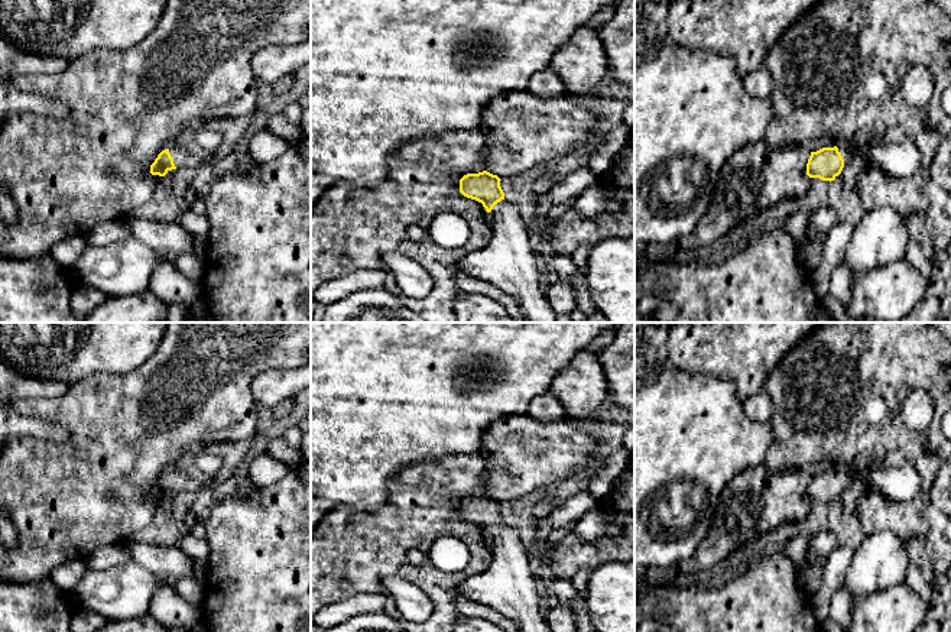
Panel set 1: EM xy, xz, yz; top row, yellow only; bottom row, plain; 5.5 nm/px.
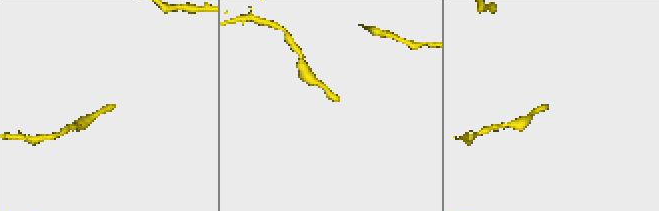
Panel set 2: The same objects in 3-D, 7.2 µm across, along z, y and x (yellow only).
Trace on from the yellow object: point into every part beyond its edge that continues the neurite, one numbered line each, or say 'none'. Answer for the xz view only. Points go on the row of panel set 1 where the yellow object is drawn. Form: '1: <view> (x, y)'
1: xz (508, 262)

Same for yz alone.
1: yz (896, 154)

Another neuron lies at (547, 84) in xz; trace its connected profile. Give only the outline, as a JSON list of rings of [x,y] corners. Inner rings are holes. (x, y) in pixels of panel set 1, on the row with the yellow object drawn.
[[[549,67],[530,77],[528,91],[545,100],[567,95],[562,80]]]

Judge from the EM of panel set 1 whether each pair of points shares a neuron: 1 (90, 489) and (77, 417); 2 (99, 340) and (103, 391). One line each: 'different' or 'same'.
1: same
2: different

